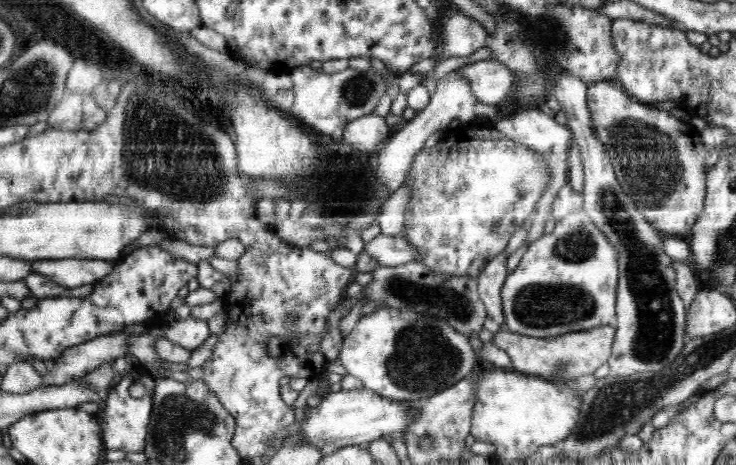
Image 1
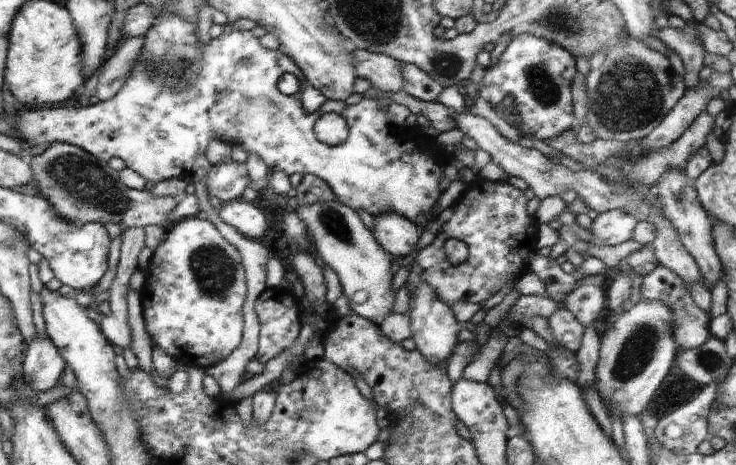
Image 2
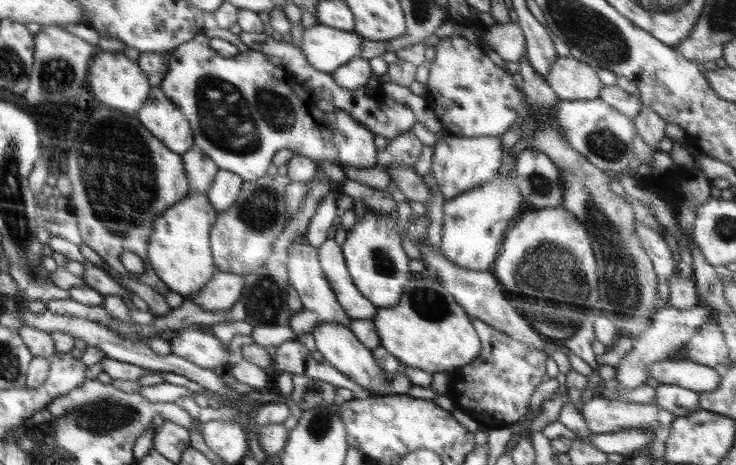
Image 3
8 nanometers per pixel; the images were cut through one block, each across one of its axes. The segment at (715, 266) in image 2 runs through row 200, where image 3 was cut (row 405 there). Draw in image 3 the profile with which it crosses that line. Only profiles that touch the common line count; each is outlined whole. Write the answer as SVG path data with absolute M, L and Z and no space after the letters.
M659 383L656 391L656 404L671 412L675 417L685 417L698 411L699 394L687 388Z

